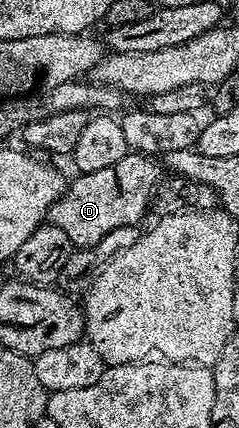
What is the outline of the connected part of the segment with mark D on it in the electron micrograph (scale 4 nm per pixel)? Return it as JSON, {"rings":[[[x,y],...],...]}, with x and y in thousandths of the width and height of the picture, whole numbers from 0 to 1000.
{"rings":[[[544,357],[510,367],[494,386],[460,386],[460,395],[335,404],[314,414],[305,428],[297,421],[272,435],[243,470],[209,479],[197,519],[259,535],[259,544],[293,554],[305,579],[331,582],[410,572],[444,544],[510,535],[510,526],[573,528],[590,519],[582,512],[623,500],[636,453],[678,416],[678,390],[649,369]]]}

